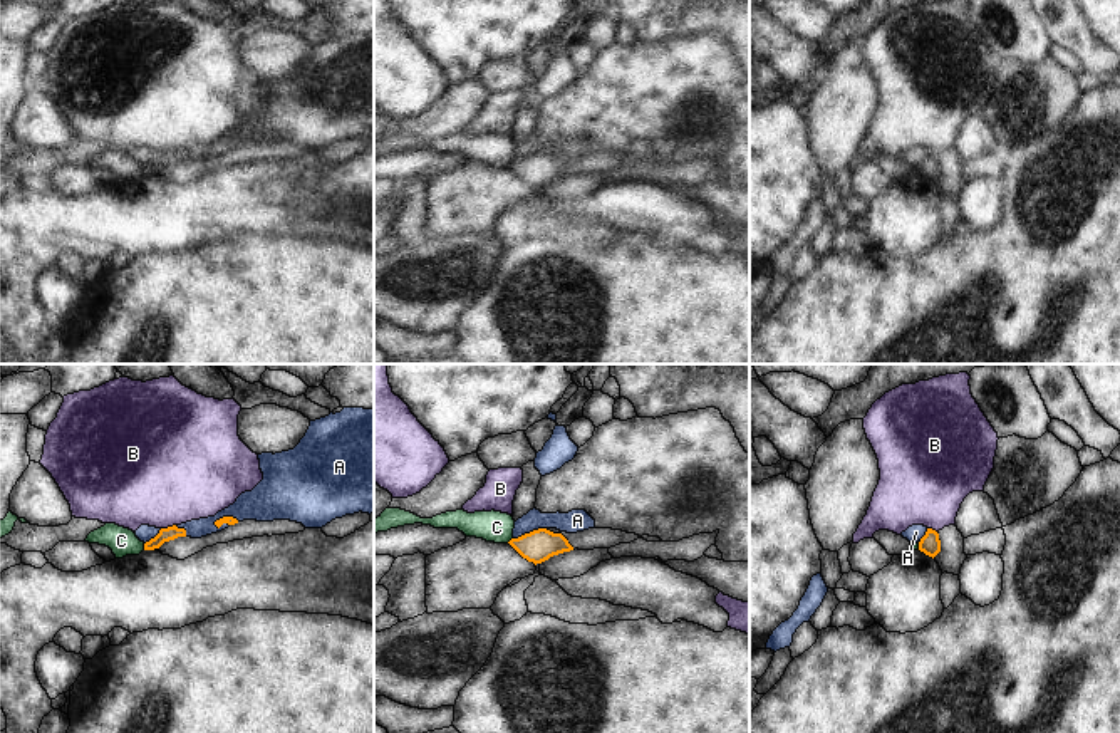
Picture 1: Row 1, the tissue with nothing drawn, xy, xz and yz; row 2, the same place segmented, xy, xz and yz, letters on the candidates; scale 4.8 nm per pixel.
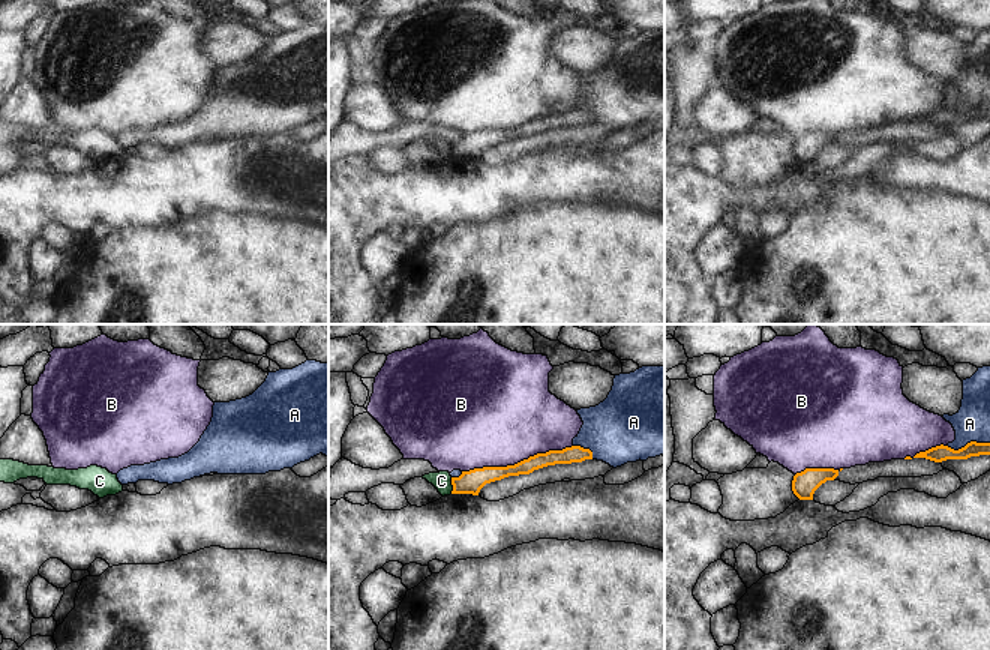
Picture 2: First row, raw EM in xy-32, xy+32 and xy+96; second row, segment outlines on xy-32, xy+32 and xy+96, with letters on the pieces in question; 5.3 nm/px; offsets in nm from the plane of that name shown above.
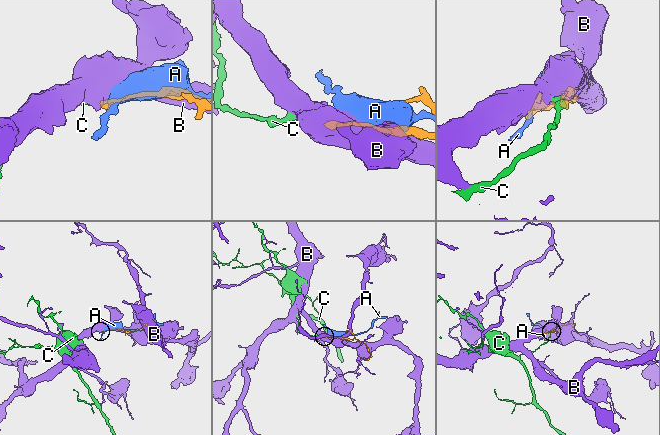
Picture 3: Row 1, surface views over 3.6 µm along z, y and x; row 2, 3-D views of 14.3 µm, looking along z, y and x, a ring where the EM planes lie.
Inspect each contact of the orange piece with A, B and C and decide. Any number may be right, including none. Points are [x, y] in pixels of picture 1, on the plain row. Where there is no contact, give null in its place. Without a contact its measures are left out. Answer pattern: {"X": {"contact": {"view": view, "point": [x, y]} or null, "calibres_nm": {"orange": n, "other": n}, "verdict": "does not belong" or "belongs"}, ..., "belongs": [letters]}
{"A": {"contact": {"view": "xz", "point": [530, 156]}, "calibres_nm": {"orange": 160, "other": 110}, "verdict": "does not belong"}, "B": {"contact": {"view": "xy", "point": [168, 151]}, "calibres_nm": {"orange": 70, "other": 480}, "verdict": "does not belong"}, "C": {"contact": {"view": "xy", "point": [145, 171]}, "calibres_nm": {"orange": 70, "other": 130}, "verdict": "does not belong"}, "belongs": []}

